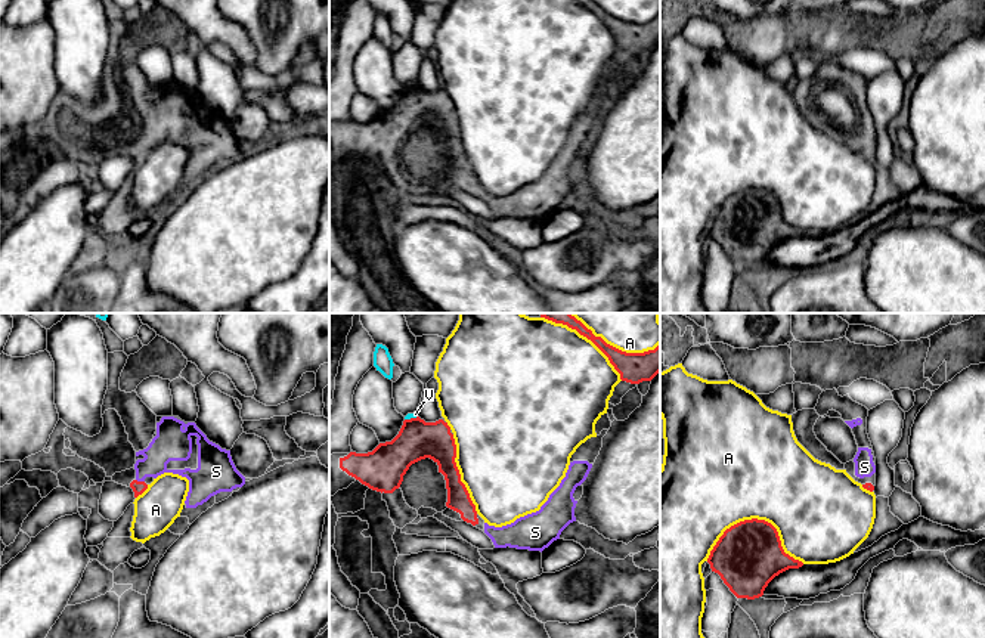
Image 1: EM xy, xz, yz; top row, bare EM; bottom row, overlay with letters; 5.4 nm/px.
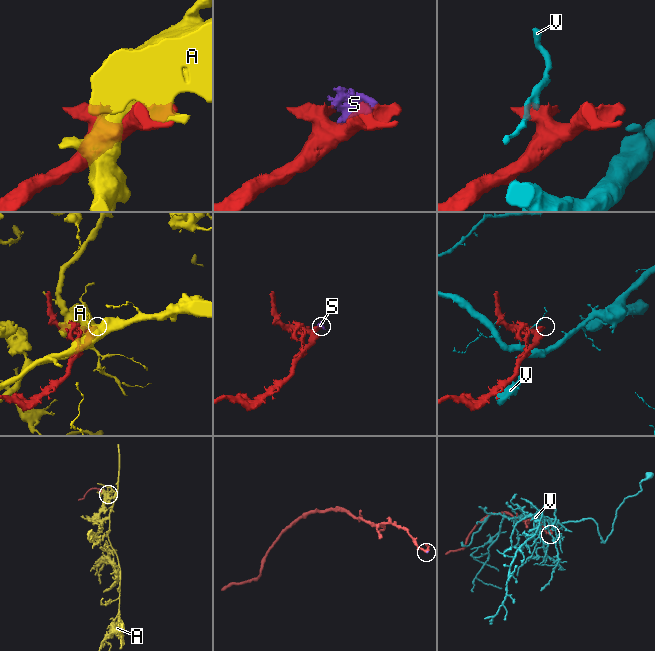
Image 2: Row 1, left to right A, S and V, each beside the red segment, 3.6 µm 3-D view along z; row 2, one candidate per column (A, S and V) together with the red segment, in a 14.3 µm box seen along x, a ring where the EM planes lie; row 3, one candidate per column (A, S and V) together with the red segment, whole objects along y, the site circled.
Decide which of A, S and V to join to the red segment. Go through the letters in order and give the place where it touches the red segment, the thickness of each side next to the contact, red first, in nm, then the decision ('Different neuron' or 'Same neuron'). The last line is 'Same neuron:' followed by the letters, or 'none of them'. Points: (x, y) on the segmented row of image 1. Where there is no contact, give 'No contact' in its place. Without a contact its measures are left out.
A: Touches red at yz (756, 519). Thickness 360 nm (red) against 500 nm. Different neuron
S: Touches red at xy (141, 482). Thickness 70 nm (red) against 170 nm. Same neuron
V: Touches red at xz (411, 418). Thickness 220 nm (red) against 30 nm. Different neuron
Same neuron: S

